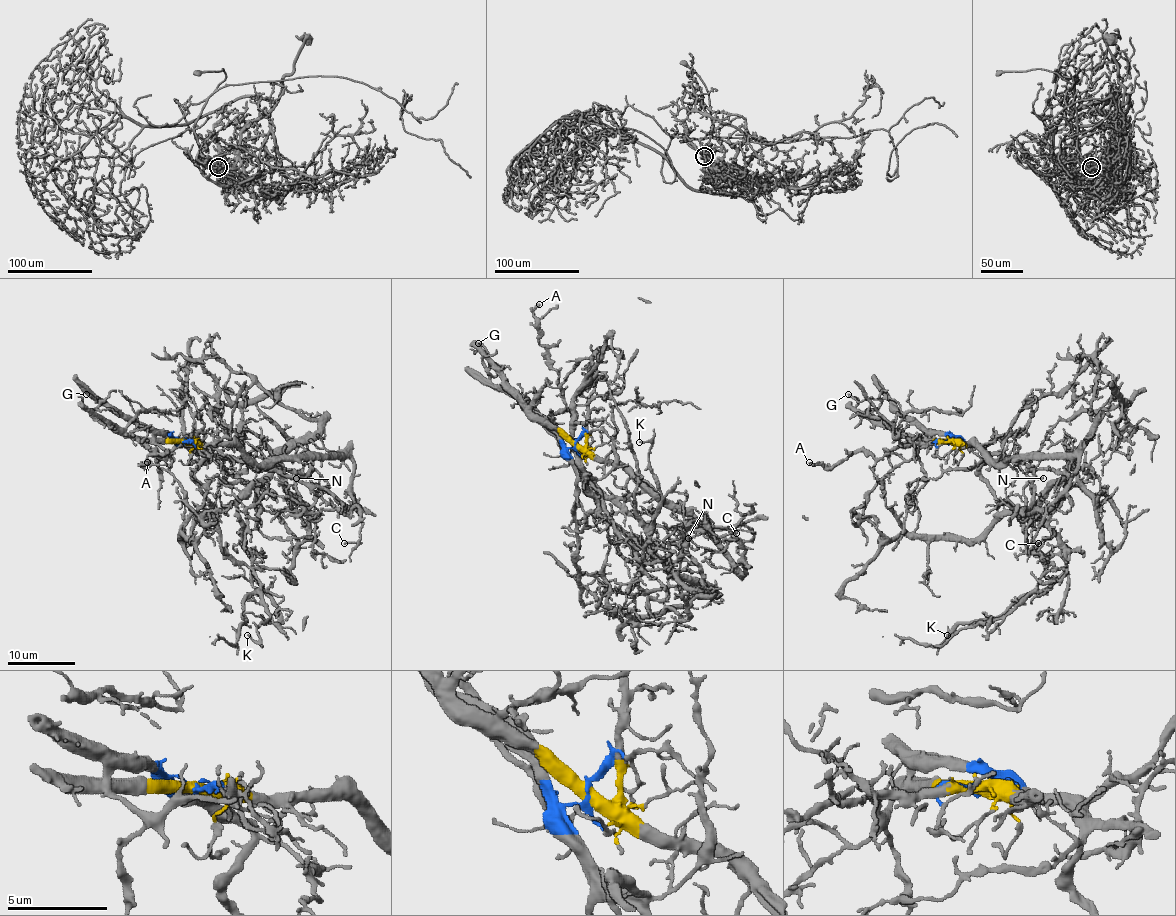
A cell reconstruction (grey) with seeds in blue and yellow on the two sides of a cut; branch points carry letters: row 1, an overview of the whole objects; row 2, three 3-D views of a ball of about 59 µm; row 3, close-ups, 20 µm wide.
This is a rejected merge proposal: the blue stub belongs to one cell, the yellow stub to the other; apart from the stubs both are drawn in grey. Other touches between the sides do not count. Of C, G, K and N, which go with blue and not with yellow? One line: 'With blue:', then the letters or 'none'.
With blue: G, K, N

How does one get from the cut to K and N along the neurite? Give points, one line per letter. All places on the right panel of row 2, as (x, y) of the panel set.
K: (949, 443), (962, 438), (981, 452), (981, 479), (1015, 513), (1028, 548), (1053, 567), (1004, 616), (947, 634)
N: (949, 443), (954, 437), (962, 438), (981, 450), (1020, 460), (1038, 479), (1043, 477)

